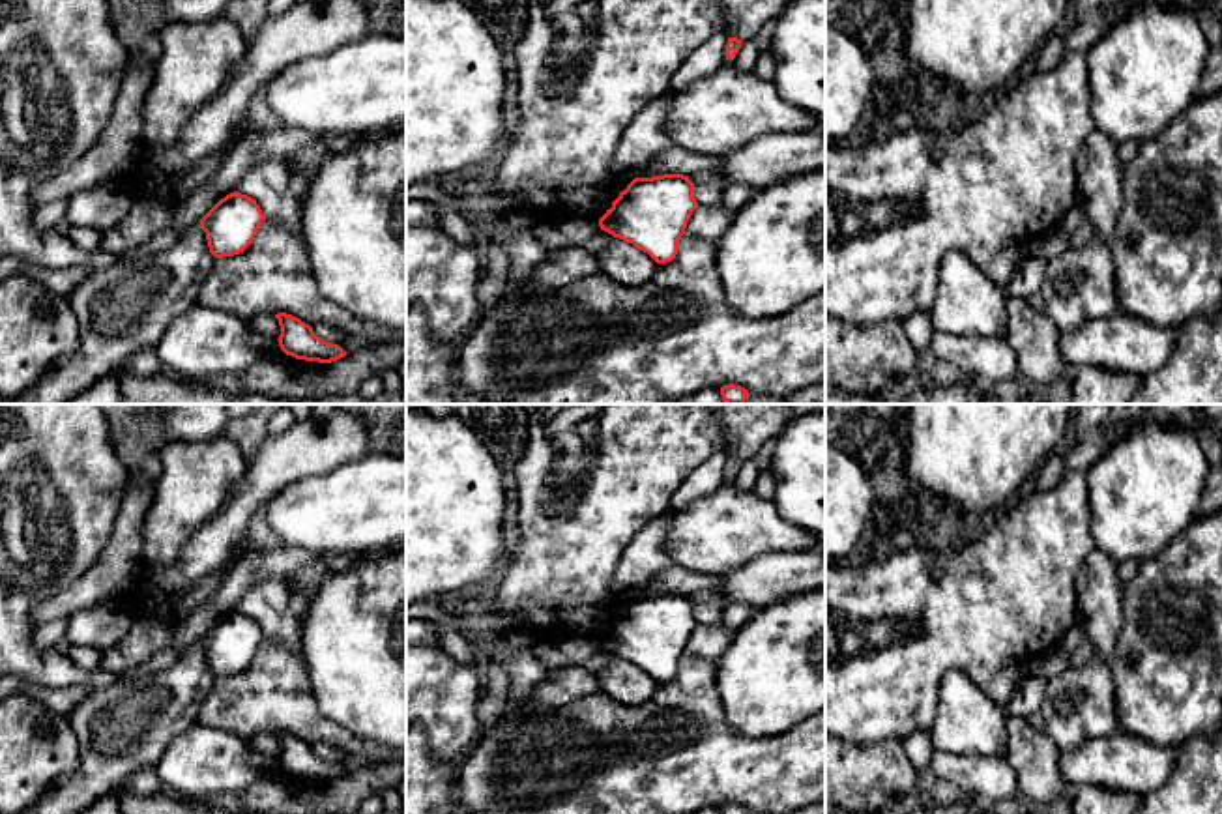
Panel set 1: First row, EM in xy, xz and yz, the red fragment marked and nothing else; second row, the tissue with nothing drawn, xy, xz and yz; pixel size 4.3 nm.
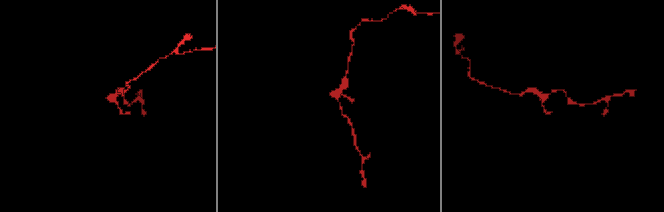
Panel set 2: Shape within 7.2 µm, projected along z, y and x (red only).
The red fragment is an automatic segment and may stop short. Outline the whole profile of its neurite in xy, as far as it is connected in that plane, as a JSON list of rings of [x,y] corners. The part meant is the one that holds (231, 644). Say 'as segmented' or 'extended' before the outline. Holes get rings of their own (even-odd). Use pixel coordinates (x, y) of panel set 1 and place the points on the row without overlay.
as segmented | [[[238,610],[221,618],[198,642],[215,677],[243,672],[255,659],[264,632],[255,618]]]

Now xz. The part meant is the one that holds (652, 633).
as segmented | [[[689,595],[634,597],[599,638],[599,646],[647,672],[657,683],[666,683],[676,677],[696,627]]]

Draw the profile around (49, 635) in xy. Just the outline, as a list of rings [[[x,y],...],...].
[[[69,618],[51,619],[36,629],[34,646],[41,649],[64,647]]]

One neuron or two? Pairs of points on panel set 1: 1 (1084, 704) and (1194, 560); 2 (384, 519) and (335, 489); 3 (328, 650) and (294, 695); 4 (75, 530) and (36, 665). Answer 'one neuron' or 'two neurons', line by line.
1: two neurons
2: one neuron
3: two neurons
4: one neuron

